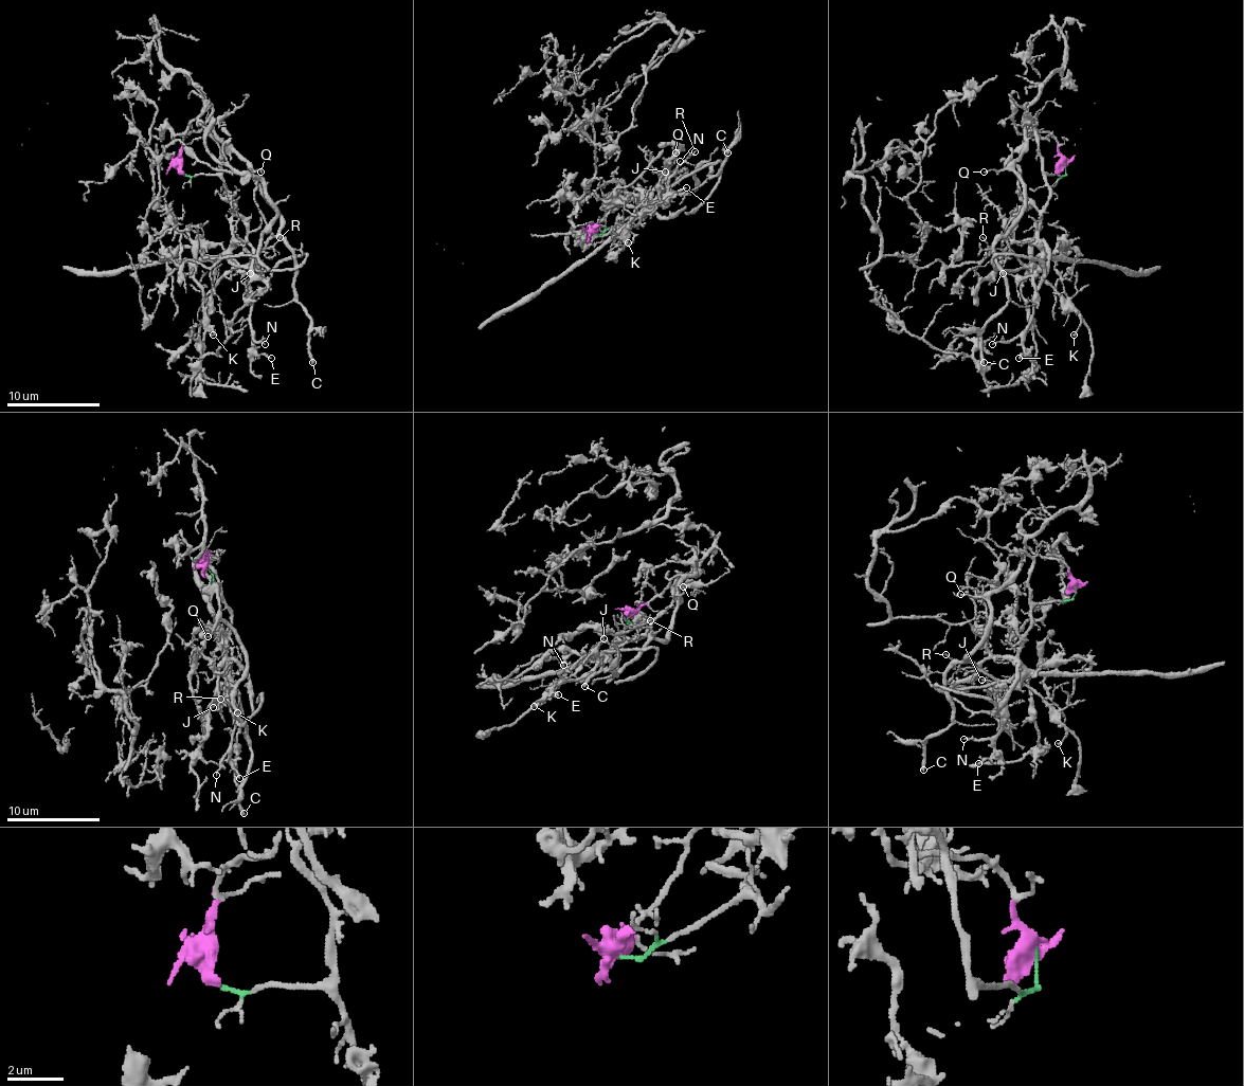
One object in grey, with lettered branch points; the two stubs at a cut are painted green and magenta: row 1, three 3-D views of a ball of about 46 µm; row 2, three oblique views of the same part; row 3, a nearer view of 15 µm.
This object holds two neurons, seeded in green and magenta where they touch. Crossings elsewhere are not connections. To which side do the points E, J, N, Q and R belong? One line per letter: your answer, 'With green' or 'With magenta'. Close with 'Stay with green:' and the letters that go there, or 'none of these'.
E: With green
J: With green
N: With green
Q: With magenta
R: With green
Stay with green: E, J, N, R

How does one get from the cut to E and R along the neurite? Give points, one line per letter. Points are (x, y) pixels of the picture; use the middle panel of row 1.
E: (593, 235), (605, 232), (635, 214), (639, 218), (647, 214), (647, 206), (665, 202), (668, 193), (686, 188)
R: (593, 235), (605, 232), (635, 214), (642, 218), (649, 195), (696, 151)

